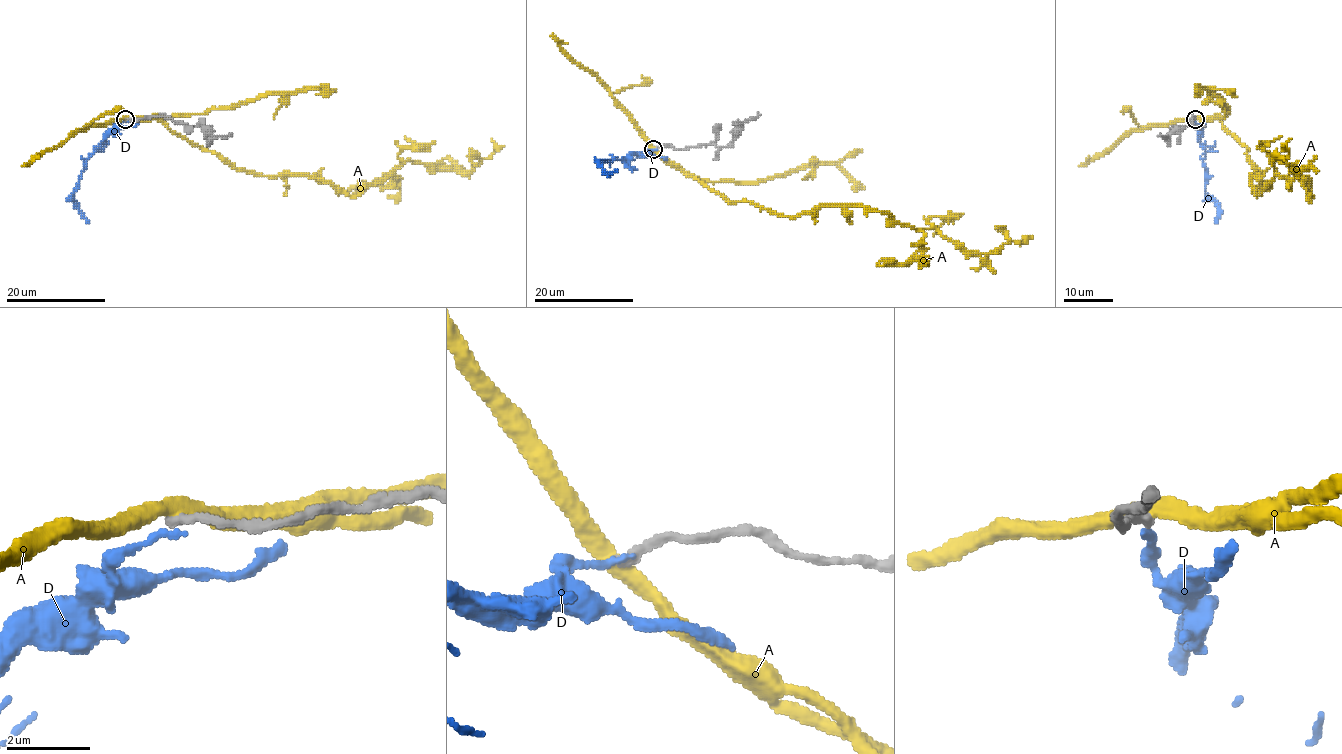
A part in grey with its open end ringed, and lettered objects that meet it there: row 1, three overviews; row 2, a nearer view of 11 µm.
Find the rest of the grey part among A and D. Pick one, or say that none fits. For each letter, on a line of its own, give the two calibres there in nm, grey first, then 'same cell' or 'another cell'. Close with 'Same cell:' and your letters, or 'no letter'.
A: calibres 240 and 360 nm; another cell
D: calibres 240 and 160 nm; another cell
Same cell: no letter

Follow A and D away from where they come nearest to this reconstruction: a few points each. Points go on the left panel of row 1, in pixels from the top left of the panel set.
A: (125, 119), (158, 119), (238, 169), (311, 175), (350, 195), (408, 160), (467, 174), (497, 149), (491, 138)
D: (126, 120), (118, 124), (85, 160), (78, 186), (71, 193), (78, 211), (88, 223)

